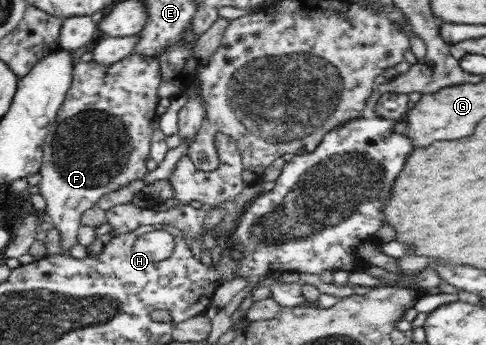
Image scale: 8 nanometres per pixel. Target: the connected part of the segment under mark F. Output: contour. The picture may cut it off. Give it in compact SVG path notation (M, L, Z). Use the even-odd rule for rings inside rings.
M150 54L127 55L111 64L91 60L75 64L72 83L49 135L43 144L42 169L39 194L46 200L46 213L51 217L54 229L59 231L60 254L69 255L78 243L81 215L89 210L102 195L118 189L134 179L143 179L148 172L145 159L150 155L155 133L152 122L158 117L156 107L161 99L158 89L162 85L160 58Z

